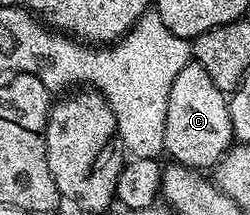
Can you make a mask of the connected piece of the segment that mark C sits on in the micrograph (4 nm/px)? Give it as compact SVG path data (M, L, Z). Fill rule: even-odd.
M190 61L175 76L175 84L171 84L171 96L167 96L167 120L165 121L165 148L164 153L170 154L172 161L192 170L205 172L209 166L216 167L217 163L229 153L234 145L233 125L229 115L229 98L226 91L215 88L215 80L203 72L198 62Z

